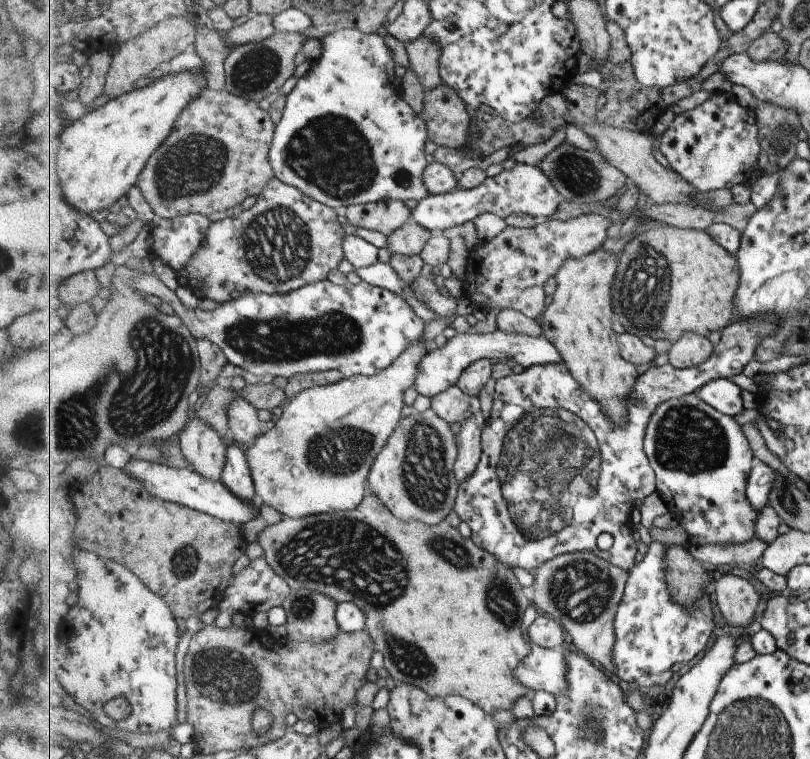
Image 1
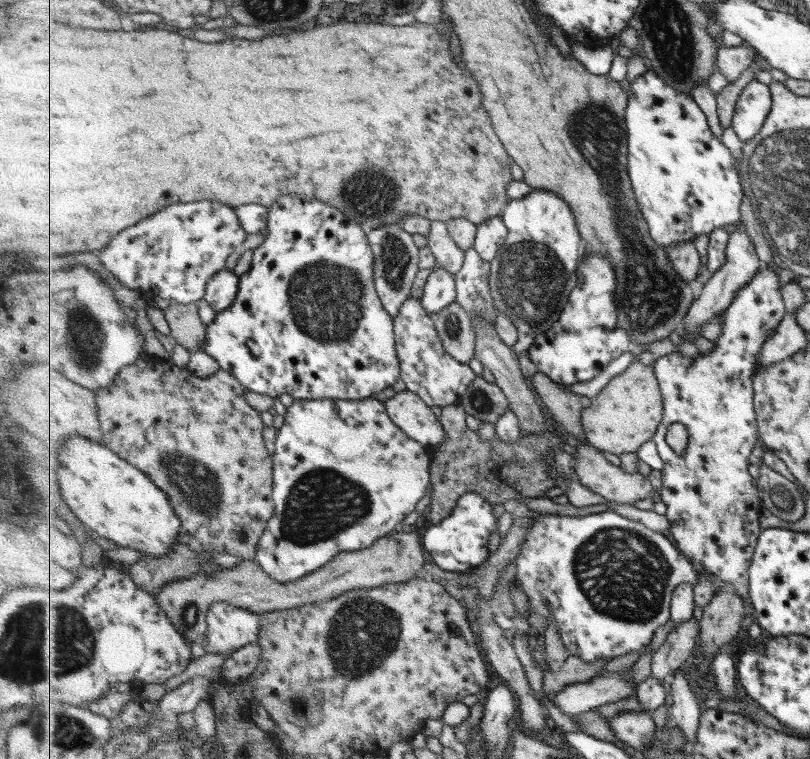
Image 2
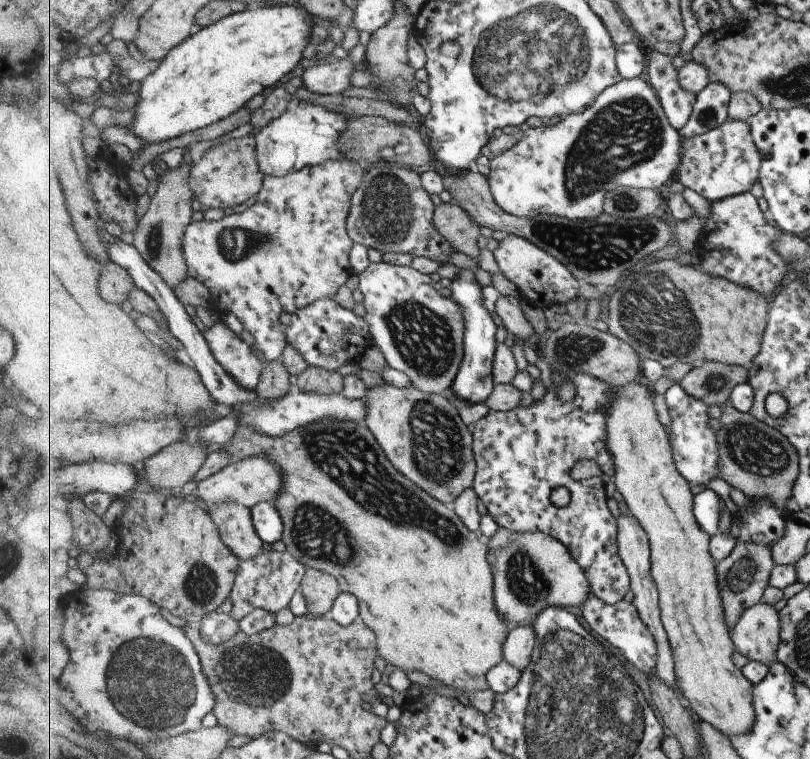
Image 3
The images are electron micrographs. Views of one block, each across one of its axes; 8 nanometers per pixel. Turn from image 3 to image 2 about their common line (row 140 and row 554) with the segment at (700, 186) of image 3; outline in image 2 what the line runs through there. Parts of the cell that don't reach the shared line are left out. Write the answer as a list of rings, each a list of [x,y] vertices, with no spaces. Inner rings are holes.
[[[763,264],[755,279],[737,293],[733,305],[718,318],[724,326],[724,333],[718,340],[712,340],[716,345],[713,350],[696,359],[682,356],[677,351],[658,358],[654,365],[665,401],[663,420],[653,439],[665,463],[661,471],[662,488],[658,495],[667,508],[665,516],[670,522],[668,530],[681,553],[704,566],[724,584],[737,588],[749,610],[754,608],[750,591],[750,566],[761,535],[759,518],[766,508],[762,496],[759,496],[758,479],[749,474],[749,456],[753,456],[751,452],[757,444],[757,436],[761,440],[754,405],[754,376],[762,362],[762,348],[770,339],[769,332],[777,328],[786,316],[782,289],[775,266]],[[676,422],[682,422],[689,431],[689,444],[684,457],[678,455],[666,441],[671,423]]]

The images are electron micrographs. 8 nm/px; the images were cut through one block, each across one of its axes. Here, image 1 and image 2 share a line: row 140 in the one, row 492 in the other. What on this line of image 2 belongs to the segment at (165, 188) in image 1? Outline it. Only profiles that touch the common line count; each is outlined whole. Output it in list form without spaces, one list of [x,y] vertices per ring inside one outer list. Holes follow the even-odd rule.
[[[145,356],[140,358],[137,363],[125,367],[119,372],[114,383],[109,388],[103,388],[102,391],[96,392],[96,397],[99,420],[103,431],[102,442],[110,449],[114,449],[120,457],[146,472],[150,479],[154,480],[154,483],[170,496],[171,504],[174,505],[175,512],[182,520],[183,530],[195,538],[194,544],[209,550],[216,550],[217,553],[231,554],[237,556],[240,560],[247,561],[256,560],[259,541],[274,516],[274,457],[272,451],[266,445],[262,412],[255,410],[253,406],[249,406],[249,402],[245,398],[247,388],[231,373],[220,368],[216,374],[209,376],[209,378],[202,378],[195,376],[194,372],[191,372],[187,366],[177,366],[170,358]]]

